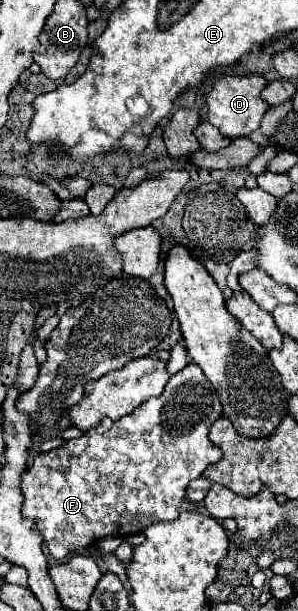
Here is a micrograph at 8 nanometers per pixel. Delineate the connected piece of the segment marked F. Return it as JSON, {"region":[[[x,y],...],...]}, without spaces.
{"region":[[[189,363],[169,379],[161,397],[147,399],[143,407],[137,407],[131,415],[117,421],[103,419],[99,427],[85,431],[83,437],[71,439],[59,449],[39,453],[21,477],[21,491],[25,497],[23,517],[35,521],[43,545],[61,561],[97,543],[101,537],[137,535],[157,521],[177,519],[183,511],[197,513],[199,503],[187,499],[187,485],[201,477],[209,463],[221,459],[219,447],[209,439],[209,427],[221,417],[221,411],[215,387],[195,363]]]}

